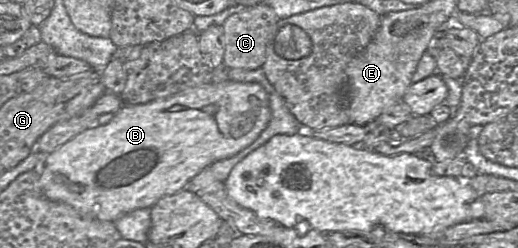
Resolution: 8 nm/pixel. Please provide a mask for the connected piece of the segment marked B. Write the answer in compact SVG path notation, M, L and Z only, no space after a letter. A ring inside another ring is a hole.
M229 79L186 89L147 104L125 105L109 123L84 130L46 155L39 188L48 200L67 204L82 216L115 222L129 212L151 208L162 197L186 189L190 180L204 168L252 144L270 118L269 96L260 84Z

